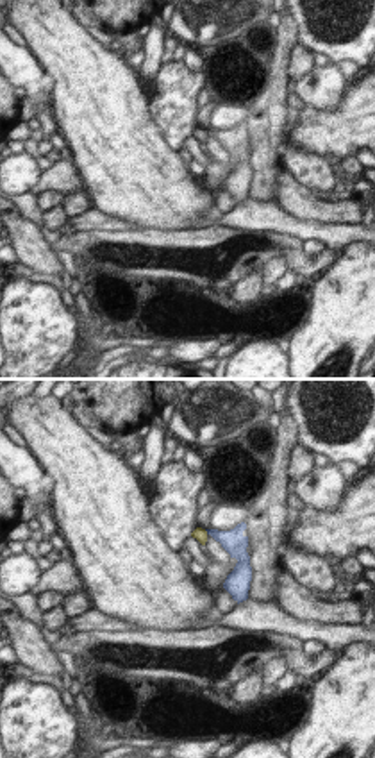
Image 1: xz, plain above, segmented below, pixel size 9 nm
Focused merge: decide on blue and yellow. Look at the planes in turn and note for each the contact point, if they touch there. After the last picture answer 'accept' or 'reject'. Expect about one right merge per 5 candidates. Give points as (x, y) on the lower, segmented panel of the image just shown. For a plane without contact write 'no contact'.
meets blue at (206, 530)

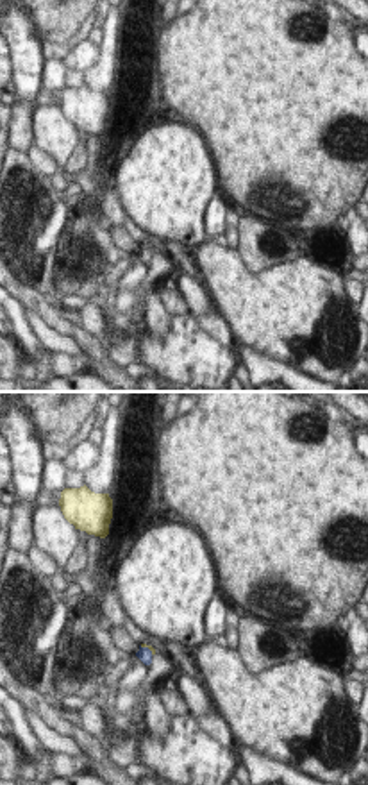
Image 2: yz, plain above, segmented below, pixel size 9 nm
meets blue at (147, 648)

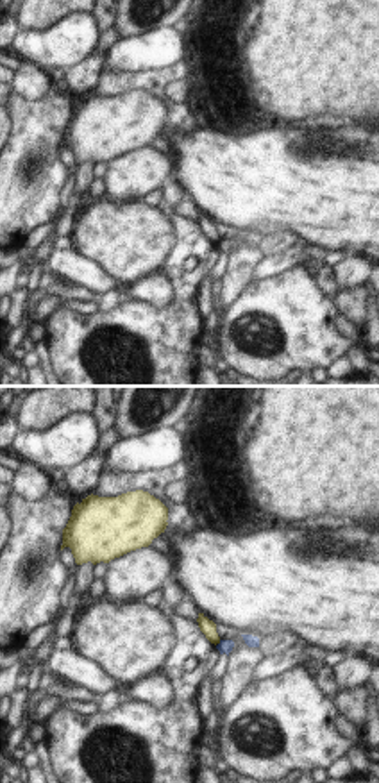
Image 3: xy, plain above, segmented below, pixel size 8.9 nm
meets blue at (220, 642)

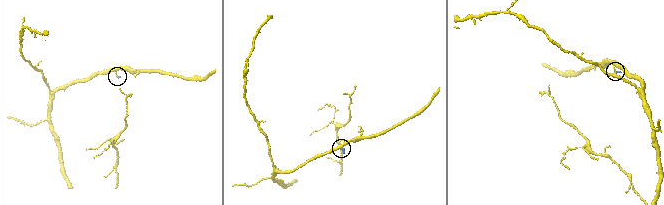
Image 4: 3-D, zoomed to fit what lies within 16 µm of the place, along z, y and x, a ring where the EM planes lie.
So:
reject

